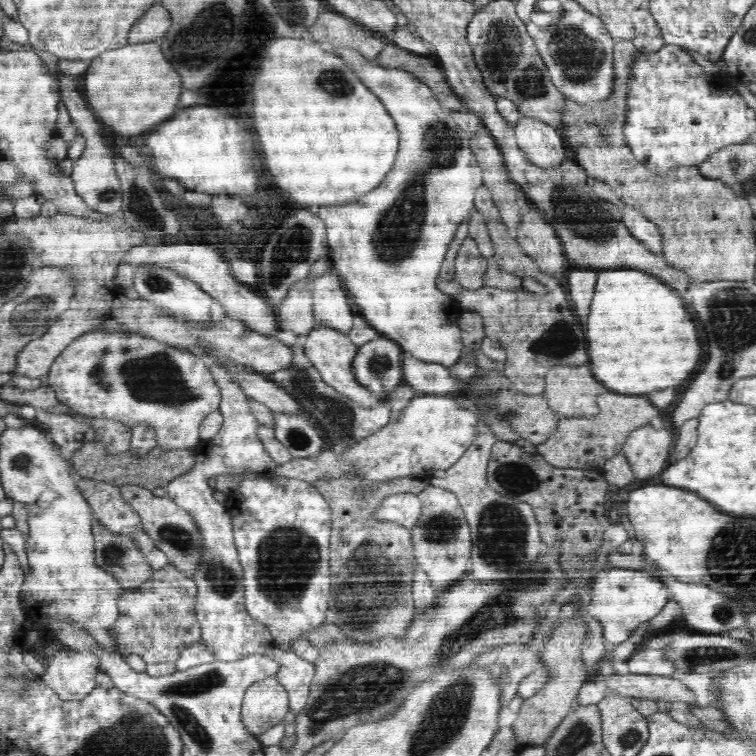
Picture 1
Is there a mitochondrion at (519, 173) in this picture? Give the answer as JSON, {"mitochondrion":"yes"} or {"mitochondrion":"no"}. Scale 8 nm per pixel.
{"mitochondrion":"no"}

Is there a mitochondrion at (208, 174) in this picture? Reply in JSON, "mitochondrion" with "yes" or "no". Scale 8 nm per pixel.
{"mitochondrion":"no"}

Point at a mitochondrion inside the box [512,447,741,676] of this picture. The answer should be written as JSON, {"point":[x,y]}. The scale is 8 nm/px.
{"point":[693,658]}

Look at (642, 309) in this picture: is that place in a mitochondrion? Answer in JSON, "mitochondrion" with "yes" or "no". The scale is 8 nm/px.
{"mitochondrion":"no"}

